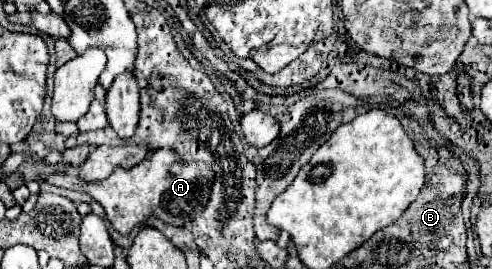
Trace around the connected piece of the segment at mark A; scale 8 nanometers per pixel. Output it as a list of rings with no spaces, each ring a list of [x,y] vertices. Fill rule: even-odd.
[[[160,148],[150,152],[138,166],[130,170],[118,168],[110,178],[100,182],[82,182],[78,178],[66,178],[66,174],[46,174],[46,182],[54,186],[66,186],[76,192],[90,194],[106,210],[106,218],[116,228],[118,234],[128,236],[136,224],[146,222],[148,218],[160,218],[166,224],[182,226],[190,222],[204,210],[210,196],[210,182],[214,180],[212,170],[204,162],[182,162],[176,152]]]

